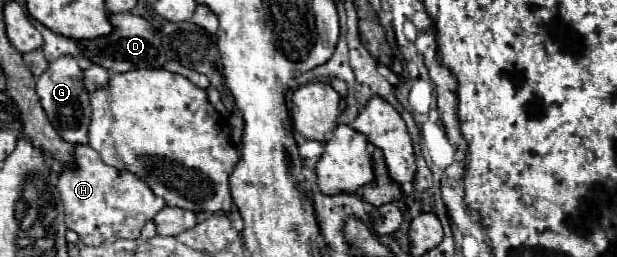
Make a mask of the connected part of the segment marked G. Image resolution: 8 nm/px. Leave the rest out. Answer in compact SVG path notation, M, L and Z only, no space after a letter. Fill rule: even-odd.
M63 56L53 60L37 80L37 94L41 98L41 106L47 118L51 120L53 128L61 134L61 138L71 144L87 144L91 106L89 106L89 94L81 82L81 74L83 70L79 68L77 60L73 56Z

